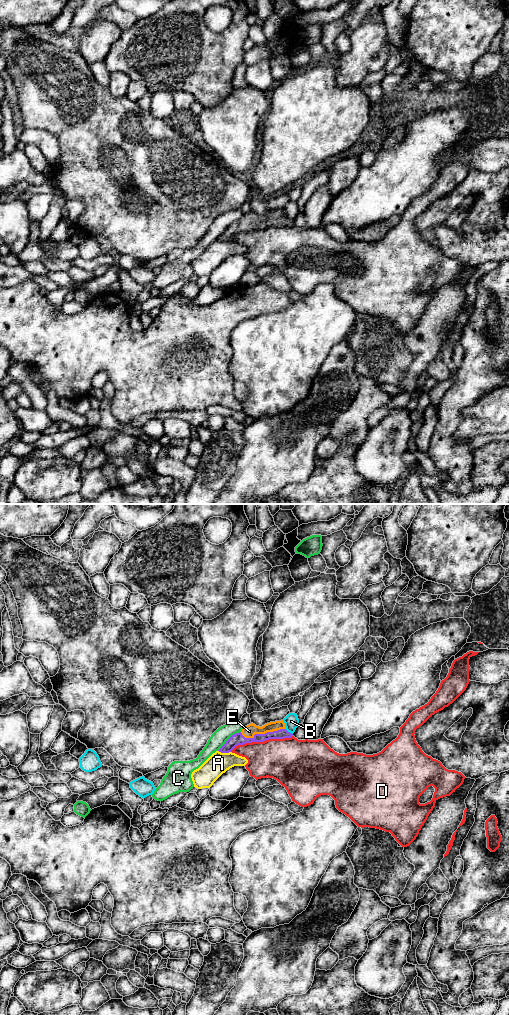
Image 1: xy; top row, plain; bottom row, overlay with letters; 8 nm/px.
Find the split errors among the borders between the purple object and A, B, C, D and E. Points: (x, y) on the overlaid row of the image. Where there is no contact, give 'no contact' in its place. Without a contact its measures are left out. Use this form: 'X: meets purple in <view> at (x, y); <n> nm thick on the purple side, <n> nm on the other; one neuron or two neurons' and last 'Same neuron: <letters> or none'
A: meets purple in xy at (224, 752); 100 nm thick on the purple side, 180 nm on the other; two neurons
B: meets purple in xy at (289, 732); 80 nm thick on the purple side, 120 nm on the other; two neurons
C: meets purple in xy at (228, 739); 100 nm thick on the purple side, 120 nm on the other; two neurons
D: meets purple in xy at (261, 741); 100 nm thick on the purple side, 360 nm on the other; two neurons
E: meets purple in xy at (262, 734); 100 nm thick on the purple side, 100 nm on the other; one neuron
Same neuron: E

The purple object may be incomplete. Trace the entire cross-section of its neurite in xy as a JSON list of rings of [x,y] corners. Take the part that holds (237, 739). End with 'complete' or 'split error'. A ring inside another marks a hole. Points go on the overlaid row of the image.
[[[283,720],[270,722],[262,727],[251,723],[244,726],[241,732],[232,735],[218,751],[229,753],[238,745],[264,742],[269,739],[291,738],[292,736],[293,734],[286,730]]]; split error

